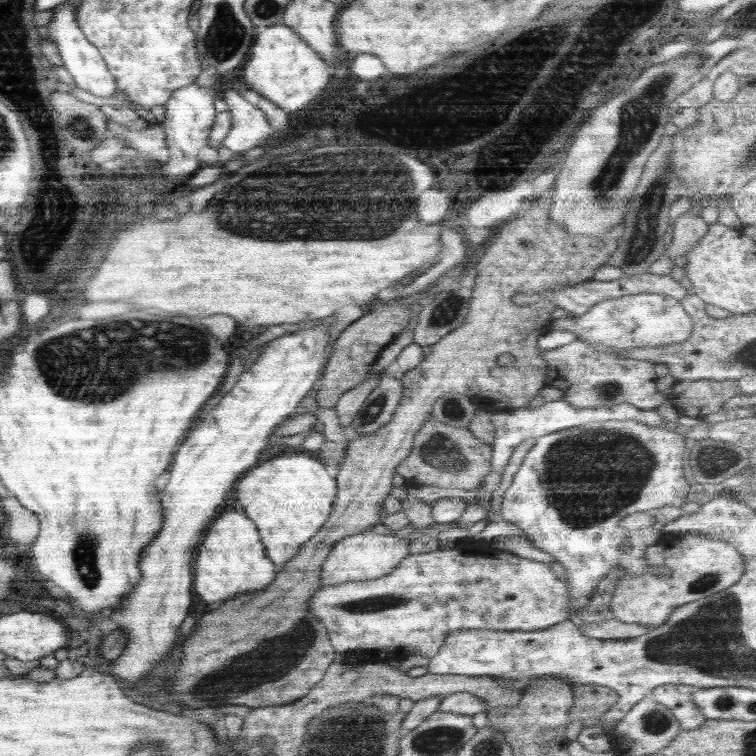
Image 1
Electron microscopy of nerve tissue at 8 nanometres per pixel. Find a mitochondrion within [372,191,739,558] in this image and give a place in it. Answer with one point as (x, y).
(590, 477)

